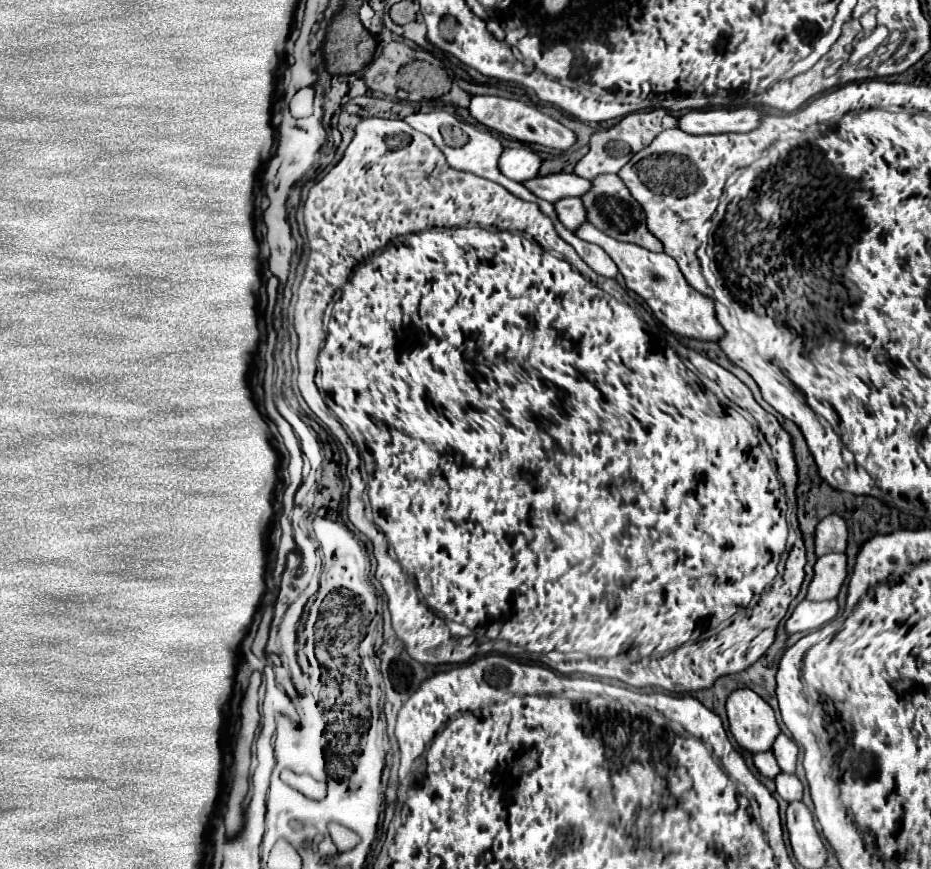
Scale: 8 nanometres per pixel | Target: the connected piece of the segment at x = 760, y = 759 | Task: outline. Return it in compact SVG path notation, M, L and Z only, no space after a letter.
M771 750L755 754L753 762L755 762L755 768L761 772L761 776L765 776L765 778L773 780L773 778L777 778L777 774L781 774L781 768L777 766L777 760Z

